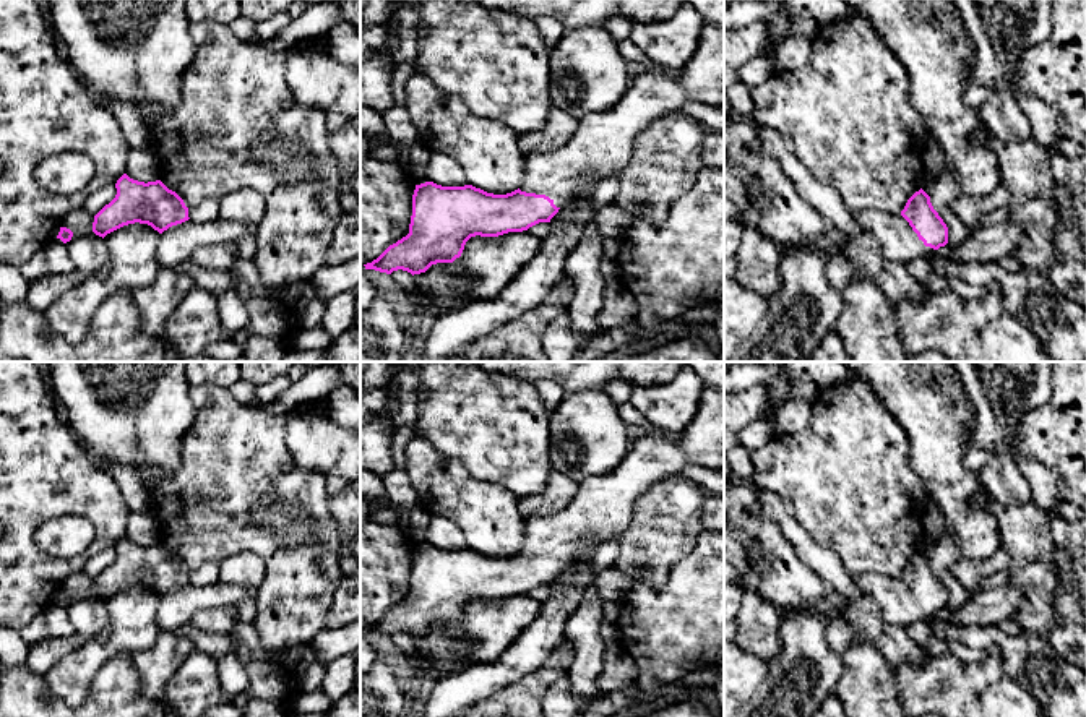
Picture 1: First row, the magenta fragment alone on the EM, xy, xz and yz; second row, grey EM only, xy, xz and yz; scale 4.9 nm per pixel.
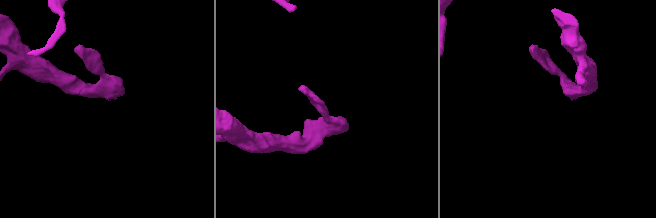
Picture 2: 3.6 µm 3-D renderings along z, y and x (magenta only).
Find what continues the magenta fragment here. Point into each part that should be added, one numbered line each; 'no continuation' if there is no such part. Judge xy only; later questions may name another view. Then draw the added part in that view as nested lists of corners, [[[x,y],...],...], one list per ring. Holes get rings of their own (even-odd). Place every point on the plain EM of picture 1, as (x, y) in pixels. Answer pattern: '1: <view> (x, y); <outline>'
1: xy (176, 609); [[[216,582],[205,587],[185,584],[172,589],[159,599],[157,626],[161,631],[175,631],[190,623],[198,610],[219,605],[240,605],[247,599],[256,600],[256,589],[242,587],[227,582]]]

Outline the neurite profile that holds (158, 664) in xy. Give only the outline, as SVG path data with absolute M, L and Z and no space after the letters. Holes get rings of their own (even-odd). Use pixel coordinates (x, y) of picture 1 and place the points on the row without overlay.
M164 629L151 647L136 652L133 663L141 678L143 693L156 702L162 701L167 681L193 649L190 638Z

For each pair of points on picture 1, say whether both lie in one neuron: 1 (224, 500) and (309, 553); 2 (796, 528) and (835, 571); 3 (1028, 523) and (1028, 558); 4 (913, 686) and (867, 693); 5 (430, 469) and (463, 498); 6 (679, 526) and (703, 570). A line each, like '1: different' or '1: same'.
1: same
2: same
3: same
4: different
5: same
6: different

